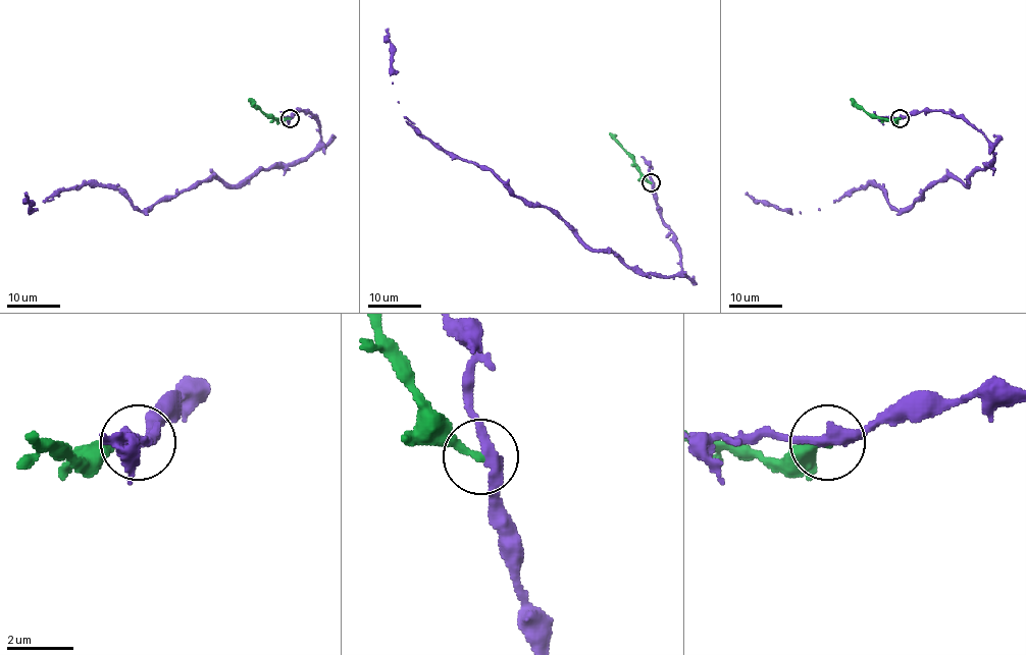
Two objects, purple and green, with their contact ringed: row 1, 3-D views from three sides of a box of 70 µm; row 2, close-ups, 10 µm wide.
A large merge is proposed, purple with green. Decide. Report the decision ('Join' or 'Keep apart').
Keep apart

